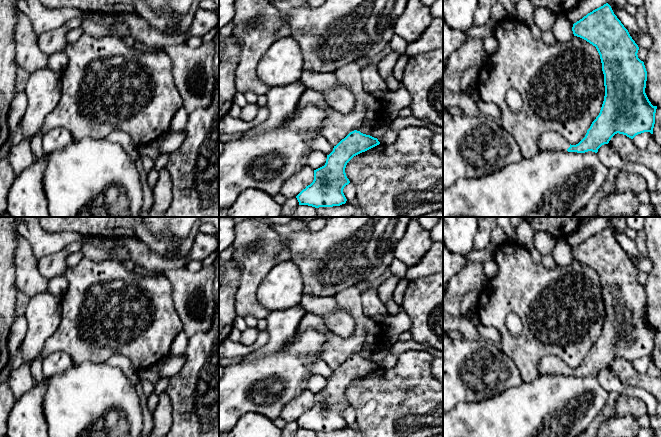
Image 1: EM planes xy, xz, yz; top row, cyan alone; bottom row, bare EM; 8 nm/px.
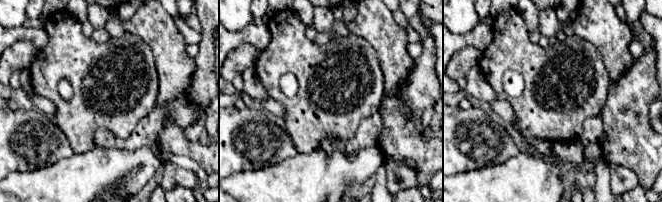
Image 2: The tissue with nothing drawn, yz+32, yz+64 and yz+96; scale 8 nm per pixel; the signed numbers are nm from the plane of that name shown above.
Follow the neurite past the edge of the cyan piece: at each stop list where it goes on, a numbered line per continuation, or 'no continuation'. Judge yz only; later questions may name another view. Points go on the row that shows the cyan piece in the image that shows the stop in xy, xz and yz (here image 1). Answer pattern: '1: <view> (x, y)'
1: yz (550, 140)

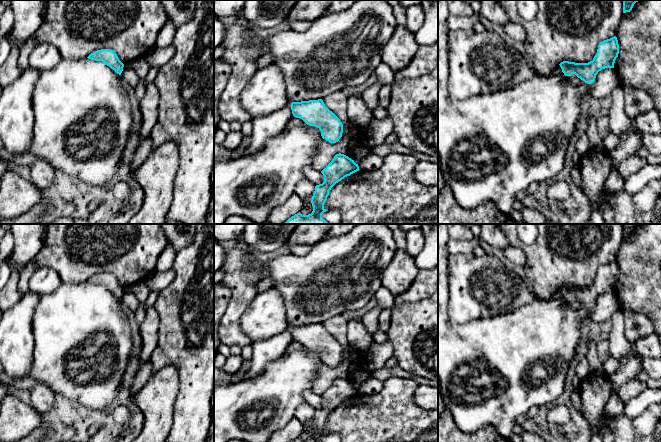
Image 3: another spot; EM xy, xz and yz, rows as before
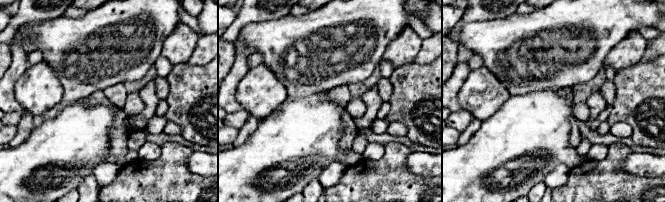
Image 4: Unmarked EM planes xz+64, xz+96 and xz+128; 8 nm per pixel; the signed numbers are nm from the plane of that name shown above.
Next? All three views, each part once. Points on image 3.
no continuation

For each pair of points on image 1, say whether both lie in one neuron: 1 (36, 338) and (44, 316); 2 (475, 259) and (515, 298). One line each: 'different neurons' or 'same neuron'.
1: same neuron
2: different neurons

